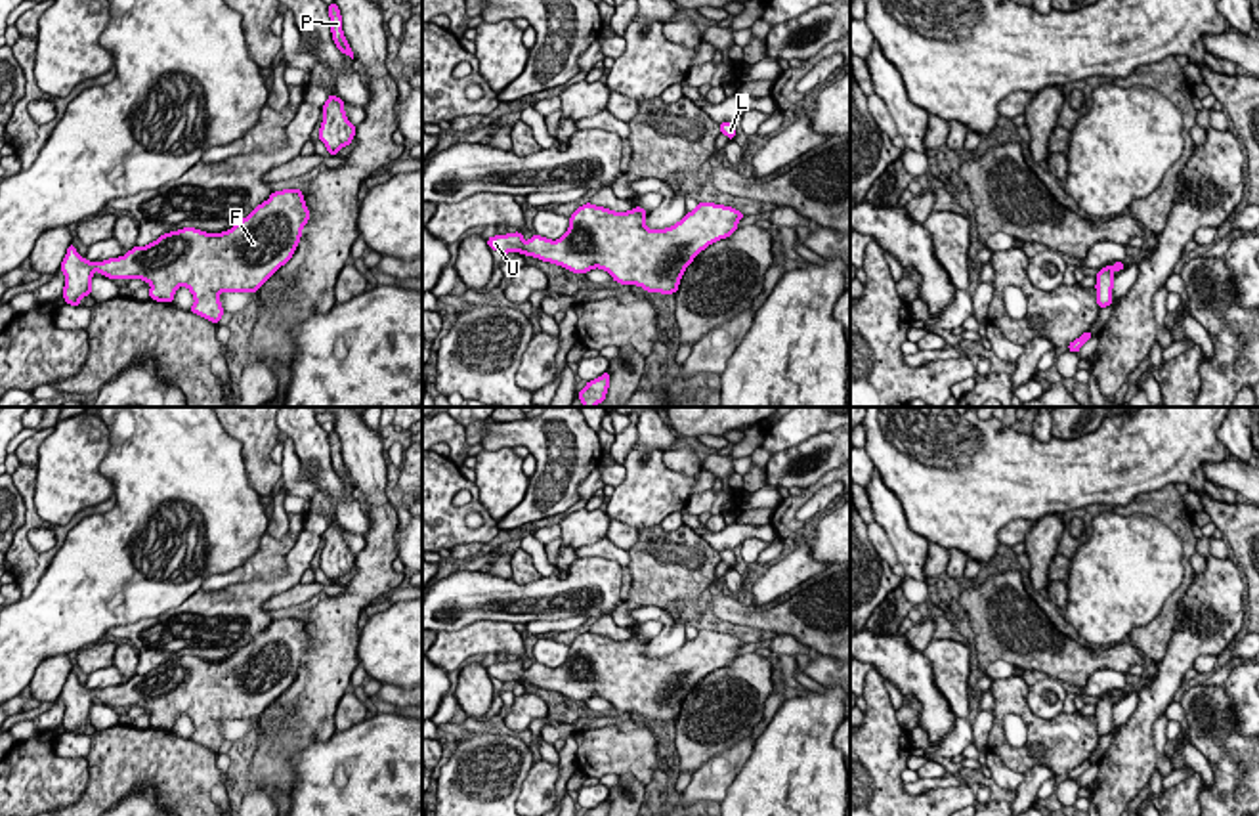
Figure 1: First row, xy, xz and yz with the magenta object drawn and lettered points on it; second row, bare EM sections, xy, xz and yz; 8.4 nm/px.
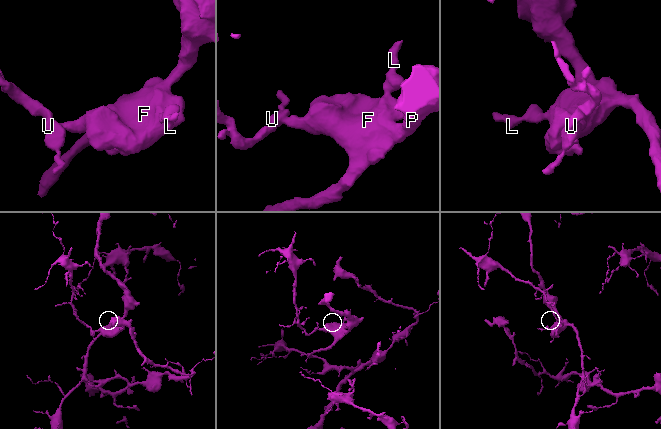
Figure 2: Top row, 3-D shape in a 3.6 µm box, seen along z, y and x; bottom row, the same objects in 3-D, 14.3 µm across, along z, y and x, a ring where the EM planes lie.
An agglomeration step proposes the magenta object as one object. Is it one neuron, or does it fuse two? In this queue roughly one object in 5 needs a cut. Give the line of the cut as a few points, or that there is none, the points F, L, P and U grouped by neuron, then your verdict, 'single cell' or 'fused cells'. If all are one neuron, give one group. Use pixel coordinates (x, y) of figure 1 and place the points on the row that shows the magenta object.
no cut; F L P U; single cell

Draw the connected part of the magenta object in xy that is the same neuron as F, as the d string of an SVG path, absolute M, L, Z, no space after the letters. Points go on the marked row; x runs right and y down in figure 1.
M283 189L224 233L183 227L94 264L71 243L59 268L65 273L63 298L78 306L92 294L92 275L99 271L115 281L147 281L157 302L172 302L176 290L187 287L195 298L189 311L218 323L225 313L220 294L256 292L292 258L308 220L302 189Z

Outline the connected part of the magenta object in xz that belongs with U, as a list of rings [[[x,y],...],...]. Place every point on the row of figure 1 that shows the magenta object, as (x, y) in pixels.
[[[699,203],[695,210],[667,229],[648,229],[646,210],[636,206],[629,212],[613,212],[596,204],[579,206],[569,218],[569,229],[558,241],[533,235],[529,241],[520,231],[487,239],[489,248],[508,254],[522,252],[543,262],[558,264],[573,273],[600,268],[621,285],[638,285],[650,292],[674,294],[682,273],[709,245],[730,237],[745,216],[739,210],[715,203]]]

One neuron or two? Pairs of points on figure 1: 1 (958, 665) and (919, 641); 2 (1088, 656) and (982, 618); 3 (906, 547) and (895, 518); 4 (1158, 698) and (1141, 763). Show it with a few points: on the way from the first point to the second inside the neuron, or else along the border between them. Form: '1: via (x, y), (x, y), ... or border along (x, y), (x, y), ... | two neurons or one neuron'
1: border along (933, 639), (923, 652) | two neurons
2: via (1061, 656), (1030, 643), (1009, 625) | one neuron
3: via (902, 539), (896, 526) | one neuron
4: via (1147, 713), (1141, 721), (1141, 748) | one neuron

